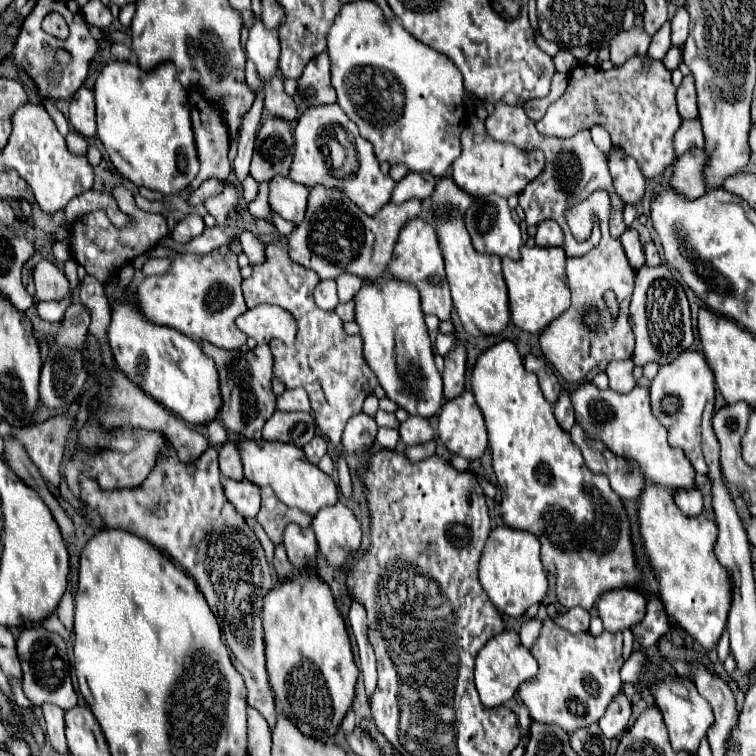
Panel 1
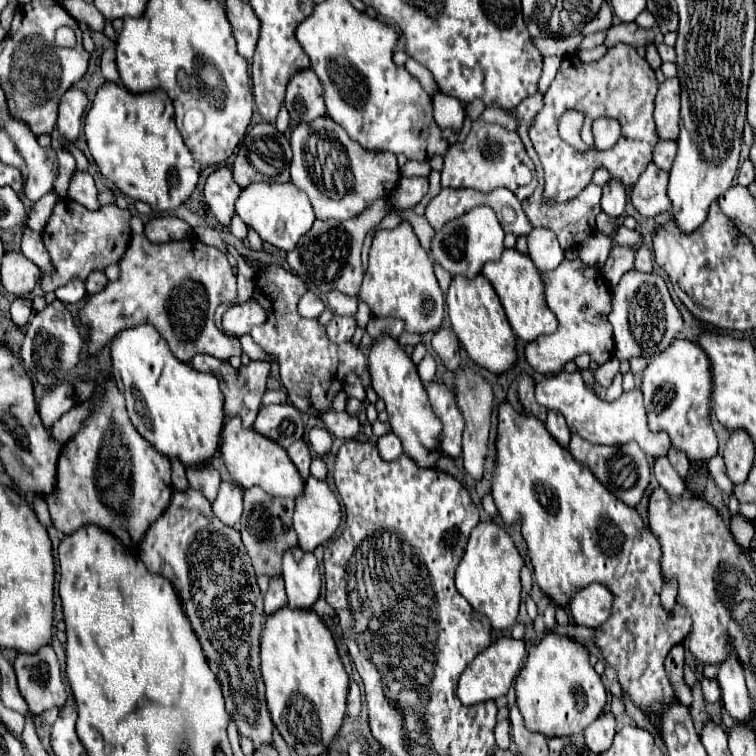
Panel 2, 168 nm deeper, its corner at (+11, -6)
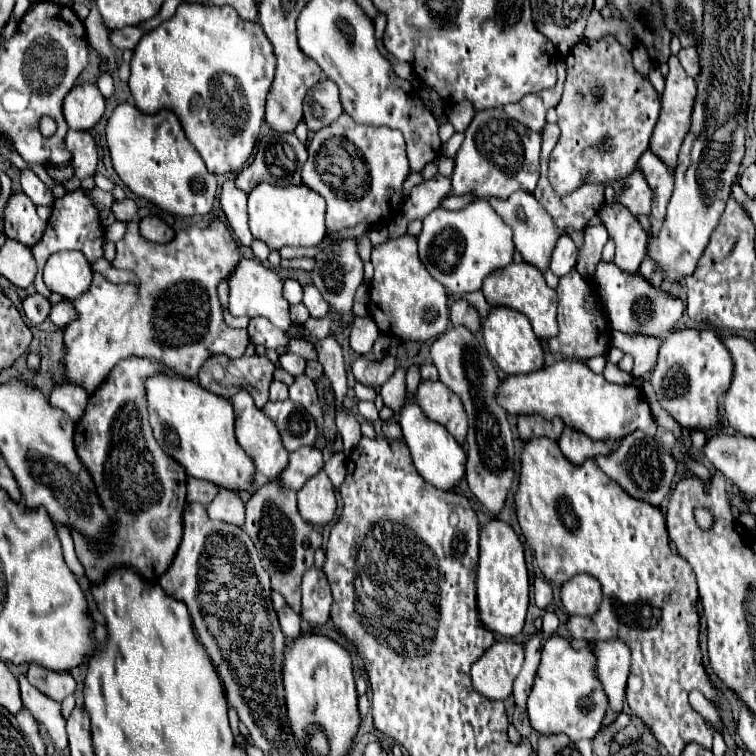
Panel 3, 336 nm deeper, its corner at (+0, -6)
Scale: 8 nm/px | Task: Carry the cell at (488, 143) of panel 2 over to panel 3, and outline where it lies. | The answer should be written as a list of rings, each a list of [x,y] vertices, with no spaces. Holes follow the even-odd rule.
[[[492,108],[492,110],[482,110],[476,112],[476,118],[470,122],[468,130],[466,130],[466,140],[460,146],[454,162],[454,174],[452,174],[452,192],[454,194],[470,194],[474,192],[476,196],[482,198],[508,198],[510,194],[524,190],[524,192],[534,192],[538,178],[540,178],[540,134],[528,130],[526,126],[522,126],[520,122],[508,118],[500,108]]]

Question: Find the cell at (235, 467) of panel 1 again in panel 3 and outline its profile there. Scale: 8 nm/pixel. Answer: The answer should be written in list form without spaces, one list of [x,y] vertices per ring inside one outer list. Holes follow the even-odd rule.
[[[188,478],[188,502],[200,502],[202,506],[208,506],[216,498],[218,490],[220,490],[220,486],[212,484],[212,482]]]

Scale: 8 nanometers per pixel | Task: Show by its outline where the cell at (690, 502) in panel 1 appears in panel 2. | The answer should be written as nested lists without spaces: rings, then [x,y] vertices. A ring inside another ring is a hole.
[[[667,456],[655,458],[653,472],[655,472],[657,482],[659,482],[663,488],[667,488],[667,492],[671,492],[671,494],[675,494],[675,496],[685,494],[685,482],[683,482],[681,476],[675,472],[675,468],[669,464]]]

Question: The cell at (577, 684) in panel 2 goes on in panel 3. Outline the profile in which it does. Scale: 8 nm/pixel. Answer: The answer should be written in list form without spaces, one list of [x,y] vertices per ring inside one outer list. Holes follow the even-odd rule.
[[[558,634],[550,636],[542,646],[542,660],[528,696],[528,718],[532,728],[542,734],[564,732],[576,740],[590,740],[600,730],[606,710],[608,696],[596,678],[596,658],[592,652],[574,650],[570,640]]]

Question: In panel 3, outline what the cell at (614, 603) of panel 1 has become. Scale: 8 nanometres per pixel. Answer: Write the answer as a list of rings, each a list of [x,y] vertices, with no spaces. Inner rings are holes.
[[[576,576],[562,586],[562,604],[572,616],[594,616],[602,604],[600,582],[592,576]]]

